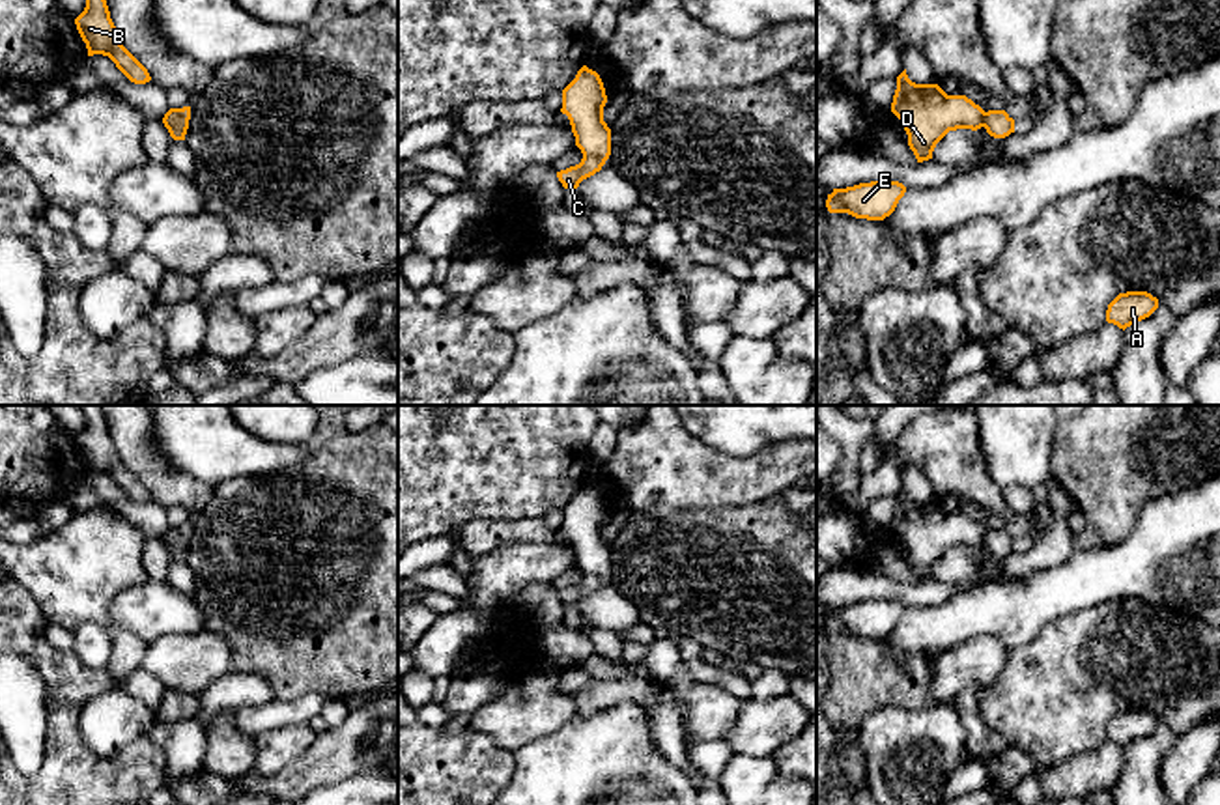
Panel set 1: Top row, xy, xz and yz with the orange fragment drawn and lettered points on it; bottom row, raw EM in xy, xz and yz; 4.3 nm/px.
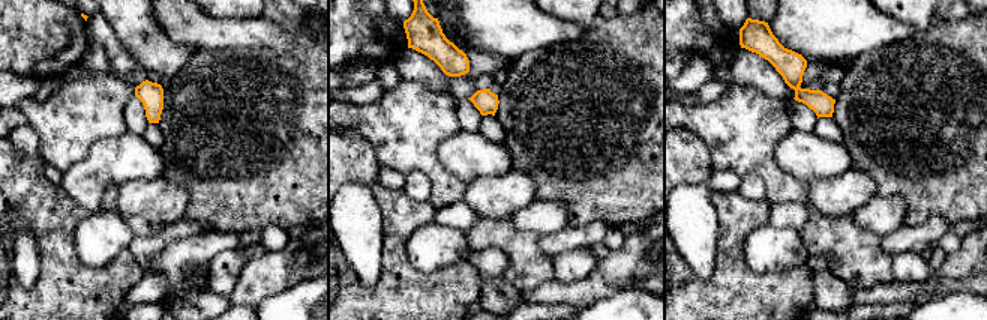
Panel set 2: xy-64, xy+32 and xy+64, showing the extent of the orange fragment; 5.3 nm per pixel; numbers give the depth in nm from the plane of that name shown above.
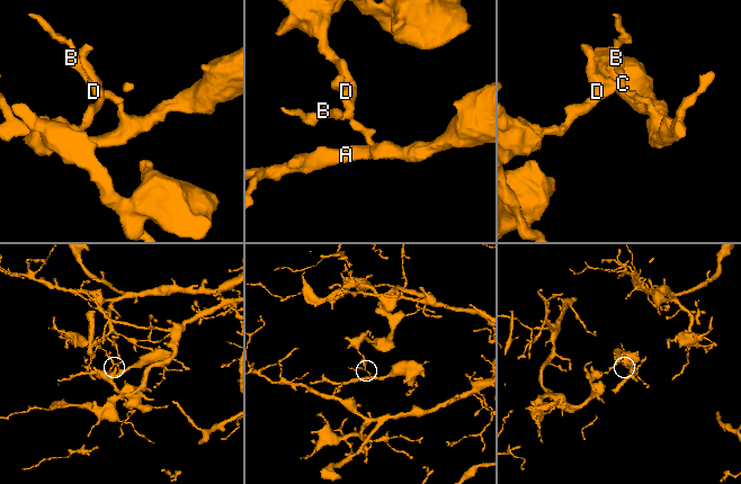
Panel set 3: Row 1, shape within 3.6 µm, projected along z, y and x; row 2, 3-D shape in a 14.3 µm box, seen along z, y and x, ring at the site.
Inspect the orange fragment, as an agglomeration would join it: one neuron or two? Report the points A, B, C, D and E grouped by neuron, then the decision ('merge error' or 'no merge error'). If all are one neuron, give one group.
A B C / D E | merge error

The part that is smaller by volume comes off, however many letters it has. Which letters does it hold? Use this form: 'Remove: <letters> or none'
Remove: A, B, C

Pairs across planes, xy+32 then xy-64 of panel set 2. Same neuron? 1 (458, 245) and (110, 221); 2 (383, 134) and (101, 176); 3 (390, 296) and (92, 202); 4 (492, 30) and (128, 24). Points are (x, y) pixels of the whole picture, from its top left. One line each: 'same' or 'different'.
1: same
2: different
3: different
4: different

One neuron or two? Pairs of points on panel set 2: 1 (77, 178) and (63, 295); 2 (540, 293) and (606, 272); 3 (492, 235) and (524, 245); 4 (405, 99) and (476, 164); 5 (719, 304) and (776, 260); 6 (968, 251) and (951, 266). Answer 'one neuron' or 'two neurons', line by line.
1: two neurons
2: one neuron
3: one neuron
4: two neurons
5: two neurons
6: one neuron

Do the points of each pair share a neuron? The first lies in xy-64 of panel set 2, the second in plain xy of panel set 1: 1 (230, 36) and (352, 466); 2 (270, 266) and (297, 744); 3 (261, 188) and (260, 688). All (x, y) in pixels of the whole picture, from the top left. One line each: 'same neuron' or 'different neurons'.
1: different neurons
2: different neurons
3: different neurons

